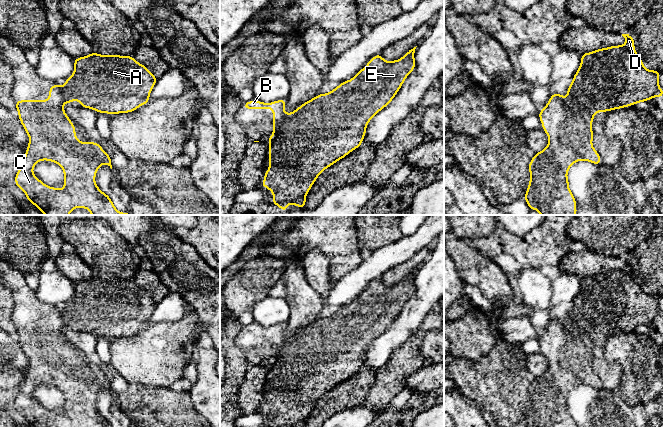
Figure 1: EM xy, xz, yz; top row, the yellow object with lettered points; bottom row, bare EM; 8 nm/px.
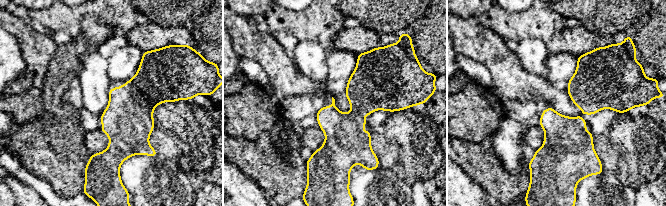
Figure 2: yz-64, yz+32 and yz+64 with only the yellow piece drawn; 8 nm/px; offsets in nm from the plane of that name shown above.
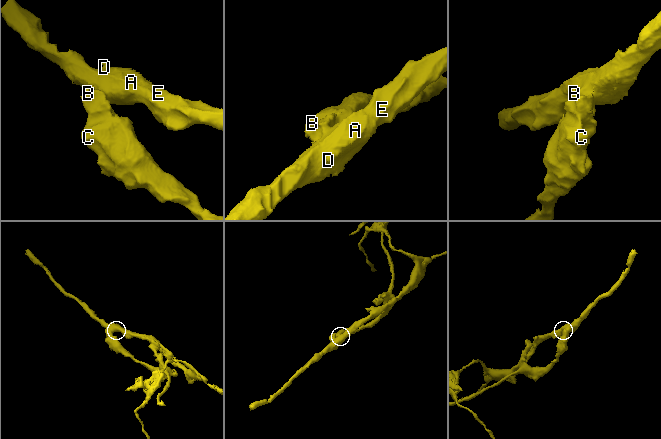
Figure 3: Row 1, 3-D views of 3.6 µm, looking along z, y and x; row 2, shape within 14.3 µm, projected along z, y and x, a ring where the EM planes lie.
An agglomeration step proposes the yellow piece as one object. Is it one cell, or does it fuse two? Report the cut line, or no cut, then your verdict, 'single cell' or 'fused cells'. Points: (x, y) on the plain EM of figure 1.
yz (567, 317), (572, 328), (579, 335), (587, 334), (593, 338) | fused cells

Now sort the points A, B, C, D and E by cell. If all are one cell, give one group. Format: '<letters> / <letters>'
A D E / B C

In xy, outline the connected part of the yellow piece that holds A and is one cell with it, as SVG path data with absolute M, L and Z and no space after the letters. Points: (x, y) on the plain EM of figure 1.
M90 279L74 283L74 296L59 311L64 327L79 324L83 332L110 339L129 337L149 327L150 317L157 306L156 302L144 288L139 288L133 280Z

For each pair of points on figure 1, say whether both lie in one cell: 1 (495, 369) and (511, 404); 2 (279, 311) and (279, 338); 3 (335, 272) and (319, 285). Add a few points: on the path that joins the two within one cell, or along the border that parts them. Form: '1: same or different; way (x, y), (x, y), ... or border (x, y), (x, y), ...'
1: same; way (496, 378), (497, 384), (505, 395)
2: different; border (256, 322), (264, 326), (284, 323)
3: different; border (323, 253), (329, 260), (329, 276), (334, 281)

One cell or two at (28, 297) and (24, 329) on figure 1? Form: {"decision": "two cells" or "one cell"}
{"decision": "one cell"}

